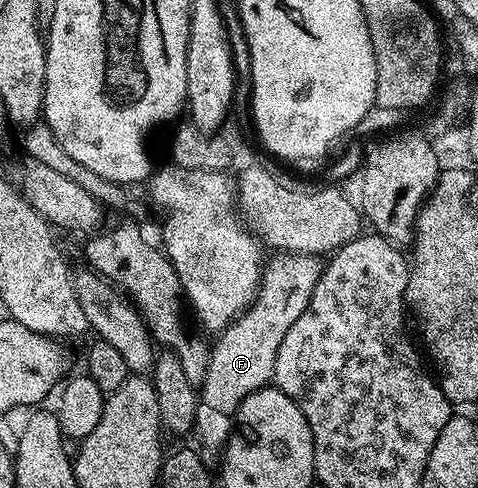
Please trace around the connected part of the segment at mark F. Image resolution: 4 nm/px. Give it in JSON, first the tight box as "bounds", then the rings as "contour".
{"bounds":[201,252,324,415],"contour":[[[280,252],[264,264],[254,303],[228,329],[218,334],[216,341],[219,342],[211,345],[211,362],[201,386],[204,410],[234,415],[241,402],[253,395],[253,391],[266,389],[272,384],[281,339],[285,339],[289,327],[297,323],[301,311],[309,307],[313,287],[317,287],[323,267],[324,262],[309,253]]]}

